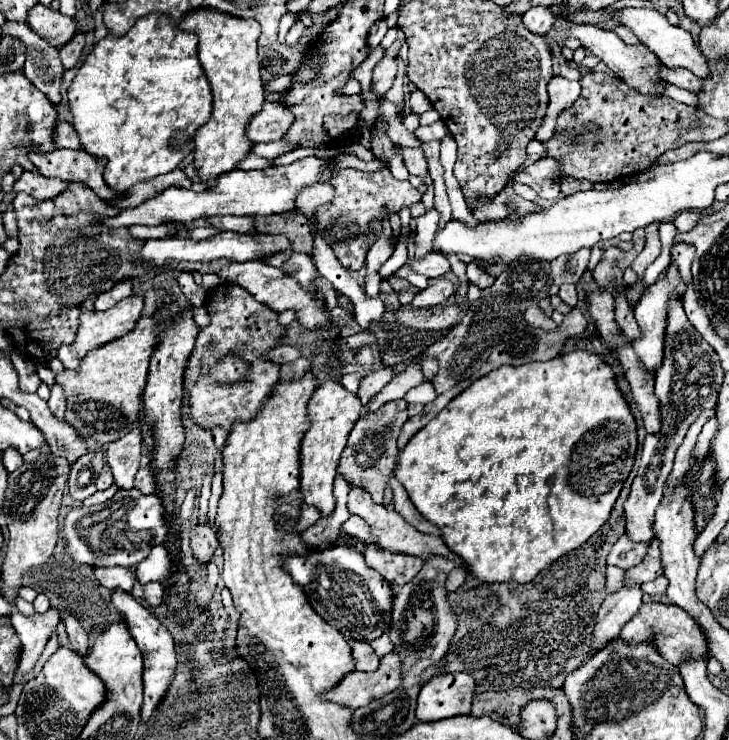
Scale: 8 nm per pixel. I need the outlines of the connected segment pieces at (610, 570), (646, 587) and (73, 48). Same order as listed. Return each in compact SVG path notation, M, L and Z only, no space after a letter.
M607 565L607 571L605 573L607 573L607 591L609 593L619 591L621 585L623 585L623 571L617 569L615 565Z
M659 575L657 579L649 581L649 583L643 583L641 585L641 591L647 593L647 595L655 595L655 593L663 593L667 589L667 579L665 575Z
M77 31L77 33L73 35L73 41L65 43L65 45L59 49L59 57L61 57L61 63L63 63L65 69L75 67L77 59L81 57L83 47L85 47L85 37L83 37L81 31Z

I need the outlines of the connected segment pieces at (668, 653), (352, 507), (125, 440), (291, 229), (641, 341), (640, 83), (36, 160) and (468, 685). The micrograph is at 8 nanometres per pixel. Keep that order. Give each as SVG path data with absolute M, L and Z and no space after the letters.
M643 603L639 613L621 629L621 639L629 641L629 643L639 643L647 637L653 639L659 653L675 667L679 667L687 657L697 659L697 661L711 657L703 629L699 629L697 621L693 621L693 617L689 617L681 607L675 607L675 605Z
M351 487L349 491L349 501L347 501L347 509L349 513L355 513L359 515L369 527L371 527L371 533L377 537L377 543L383 547L383 549L389 549L393 553L407 553L407 555L417 555L421 559L433 555L433 553L439 553L439 555L445 555L445 557L451 557L457 561L457 565L463 565L461 559L457 555L453 555L447 545L443 543L441 537L433 537L433 535L425 535L421 531L417 531L415 527L411 527L407 521L403 521L401 515L397 515L393 509L389 507L381 507L377 503L371 501L369 493L361 487Z
M137 419L129 433L113 443L109 443L107 447L107 463L113 471L115 483L119 485L119 489L131 489L133 487L133 477L139 471L139 463L141 463L141 423L143 419Z
M293 211L293 213L277 213L269 217L253 215L253 221L259 229L259 233L281 233L287 235L293 243L293 251L303 251L311 253L313 237L307 225L307 219L303 213Z
M669 265L661 275L659 279L643 293L641 301L637 303L635 307L635 319L637 319L637 325L639 325L639 331L641 331L641 337L633 339L631 341L631 347L633 351L637 353L639 361L643 363L643 367L647 369L647 373L655 373L657 365L661 363L663 359L663 333L665 333L665 317L667 317L667 299L671 295L683 295L685 293L685 283L681 281L679 277L679 271L677 271L677 265Z
M565 23L565 25L557 25L555 27L557 33L561 33L563 37L573 37L581 41L581 47L591 51L593 55L597 55L613 73L617 73L617 77L621 77L623 81L627 81L631 87L639 89L645 95L661 95L661 89L655 85L655 79L661 79L661 75L657 73L659 67L659 59L645 47L645 45L625 45L619 35L615 35L615 31L607 31L601 29L597 25L579 25L579 23Z
M57 147L53 149L53 153L37 153L33 149L33 153L29 153L29 159L39 169L41 175L59 177L63 181L81 181L105 201L119 197L103 181L105 159L93 157L79 149L65 149L65 147Z
M443 673L429 679L417 699L419 721L439 721L455 715L471 715L475 679L467 673Z

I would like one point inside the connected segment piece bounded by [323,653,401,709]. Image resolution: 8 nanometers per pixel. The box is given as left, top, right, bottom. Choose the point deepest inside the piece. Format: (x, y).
(356, 689)

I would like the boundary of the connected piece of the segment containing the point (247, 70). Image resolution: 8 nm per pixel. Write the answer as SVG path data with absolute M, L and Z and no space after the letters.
M199 9L179 21L181 31L197 33L199 61L211 83L213 113L211 119L195 133L195 167L206 188L215 185L217 177L235 169L237 163L249 153L251 141L245 137L249 119L263 107L263 81L259 75L257 37L259 25L253 19L225 17L215 9Z

